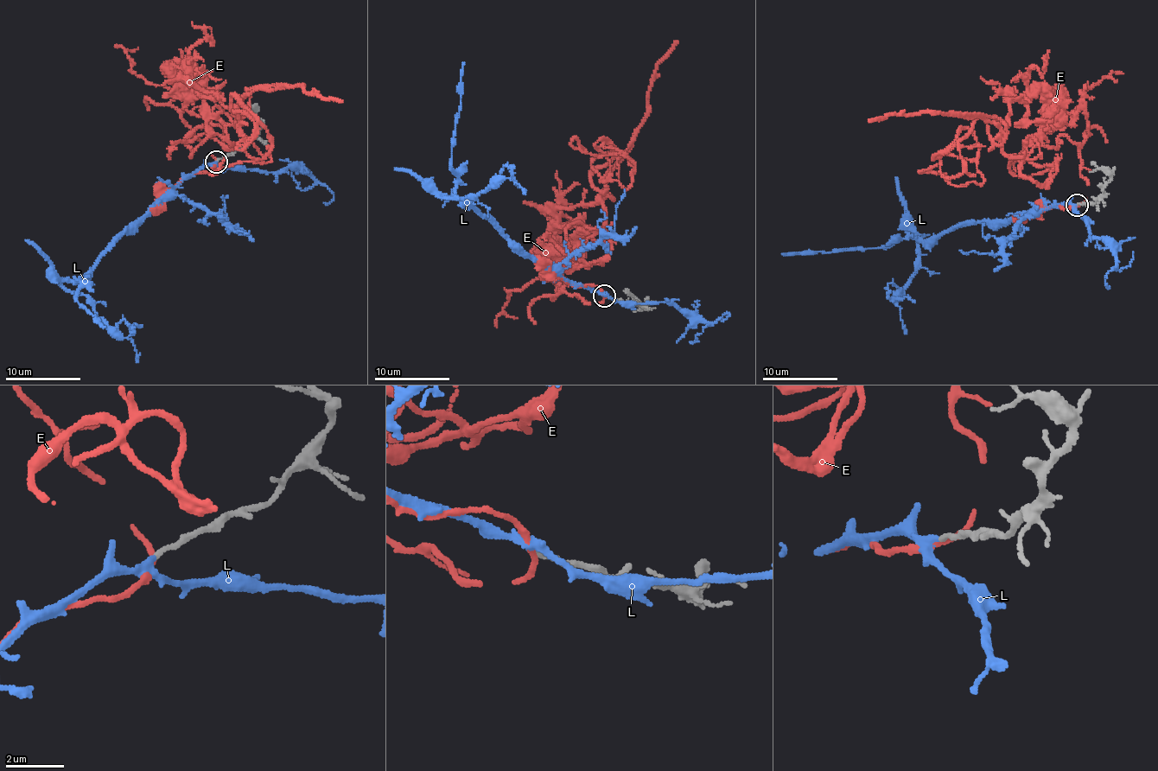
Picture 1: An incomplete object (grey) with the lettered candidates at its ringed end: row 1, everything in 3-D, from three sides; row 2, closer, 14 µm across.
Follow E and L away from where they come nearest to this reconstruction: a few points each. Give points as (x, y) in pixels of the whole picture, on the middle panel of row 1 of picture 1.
E: (603, 296), (565, 292), (559, 269), (575, 265), (602, 225), (613, 164), (646, 111), (655, 64), (677, 41)
L: (603, 294), (569, 283), (540, 264), (457, 197), (439, 196), (474, 195), (492, 186), (505, 165), (525, 191)

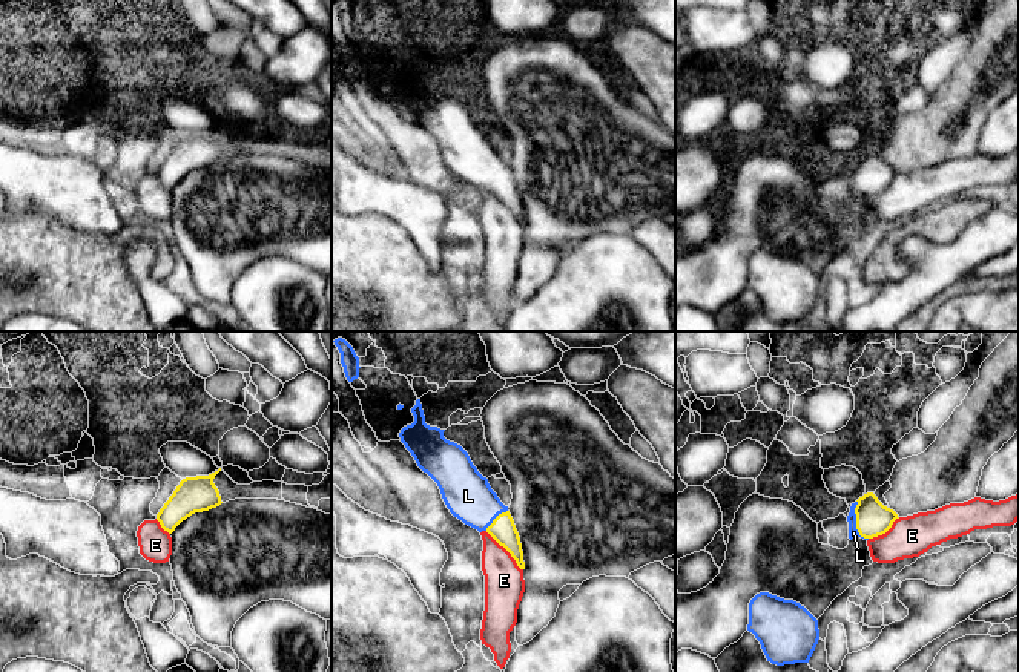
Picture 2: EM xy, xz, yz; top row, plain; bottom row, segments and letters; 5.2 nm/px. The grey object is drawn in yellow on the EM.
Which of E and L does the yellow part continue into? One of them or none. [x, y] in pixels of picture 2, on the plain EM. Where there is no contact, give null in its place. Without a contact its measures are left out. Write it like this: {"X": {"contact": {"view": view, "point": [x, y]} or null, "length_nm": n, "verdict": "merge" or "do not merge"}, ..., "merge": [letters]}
{"E": {"contact": {"view": "xz", "point": [505, 204]}, "length_nm": 280, "verdict": "do not merge"}, "L": {"contact": {"view": "yz", "point": [857, 178]}, "length_nm": 220, "verdict": "merge"}, "merge": ["L"]}

